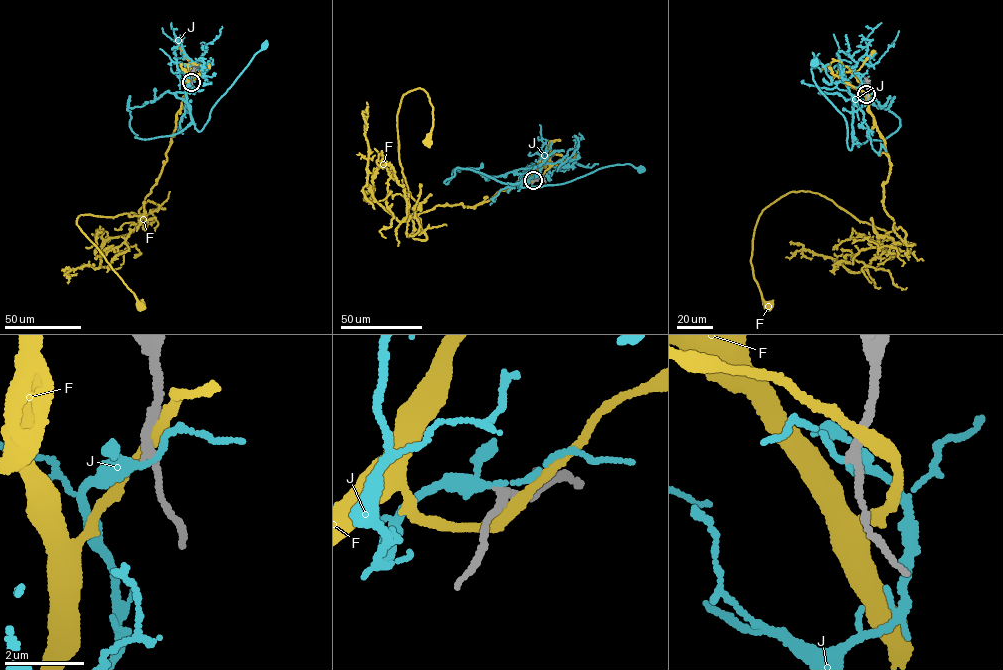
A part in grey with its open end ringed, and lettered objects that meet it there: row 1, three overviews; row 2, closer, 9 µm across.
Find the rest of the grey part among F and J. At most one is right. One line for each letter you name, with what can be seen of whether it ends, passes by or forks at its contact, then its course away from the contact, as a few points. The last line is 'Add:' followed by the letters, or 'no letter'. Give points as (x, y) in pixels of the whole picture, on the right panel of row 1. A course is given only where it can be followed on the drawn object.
Add: no letter

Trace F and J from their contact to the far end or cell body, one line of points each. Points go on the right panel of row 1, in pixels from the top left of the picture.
F: (867, 93), (890, 167), (884, 208), (915, 244), (792, 191), (754, 229), (750, 259), (769, 307)
J: (866, 95), (865, 103), (852, 95), (850, 150), (845, 118), (813, 78), (815, 62)

